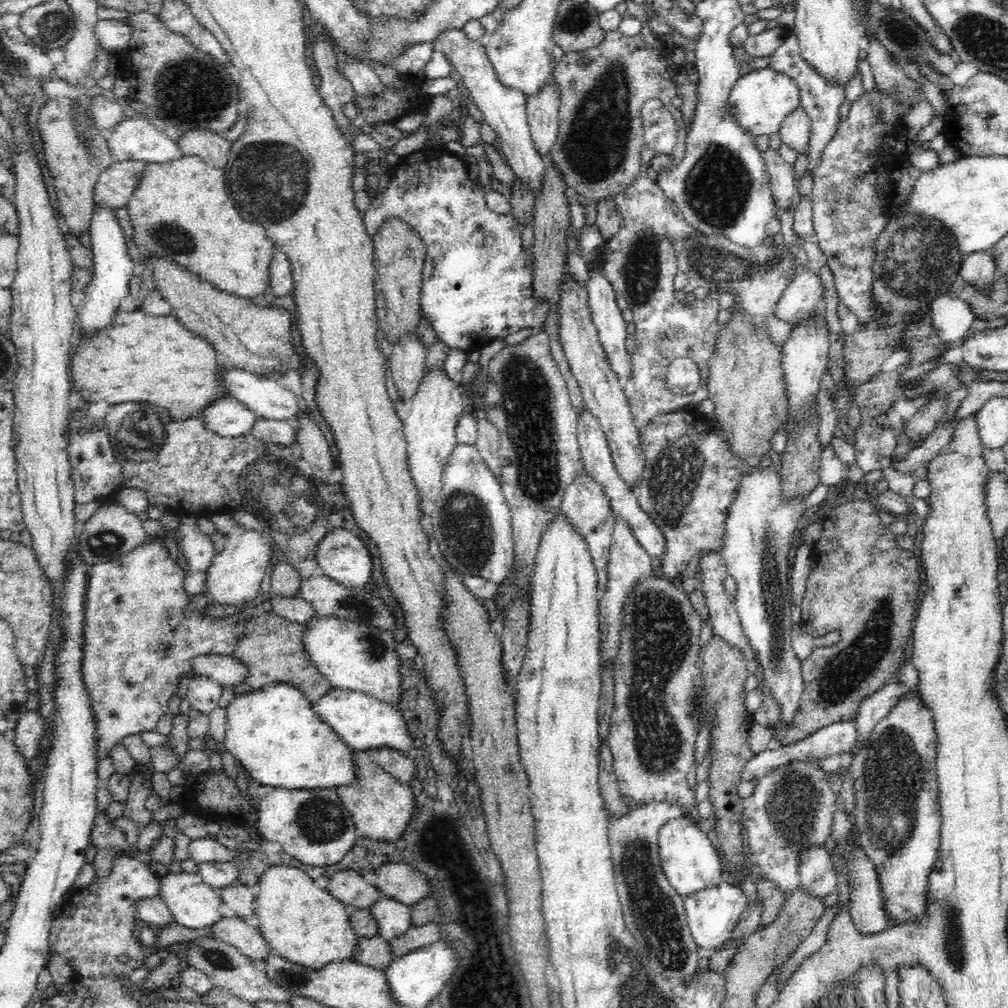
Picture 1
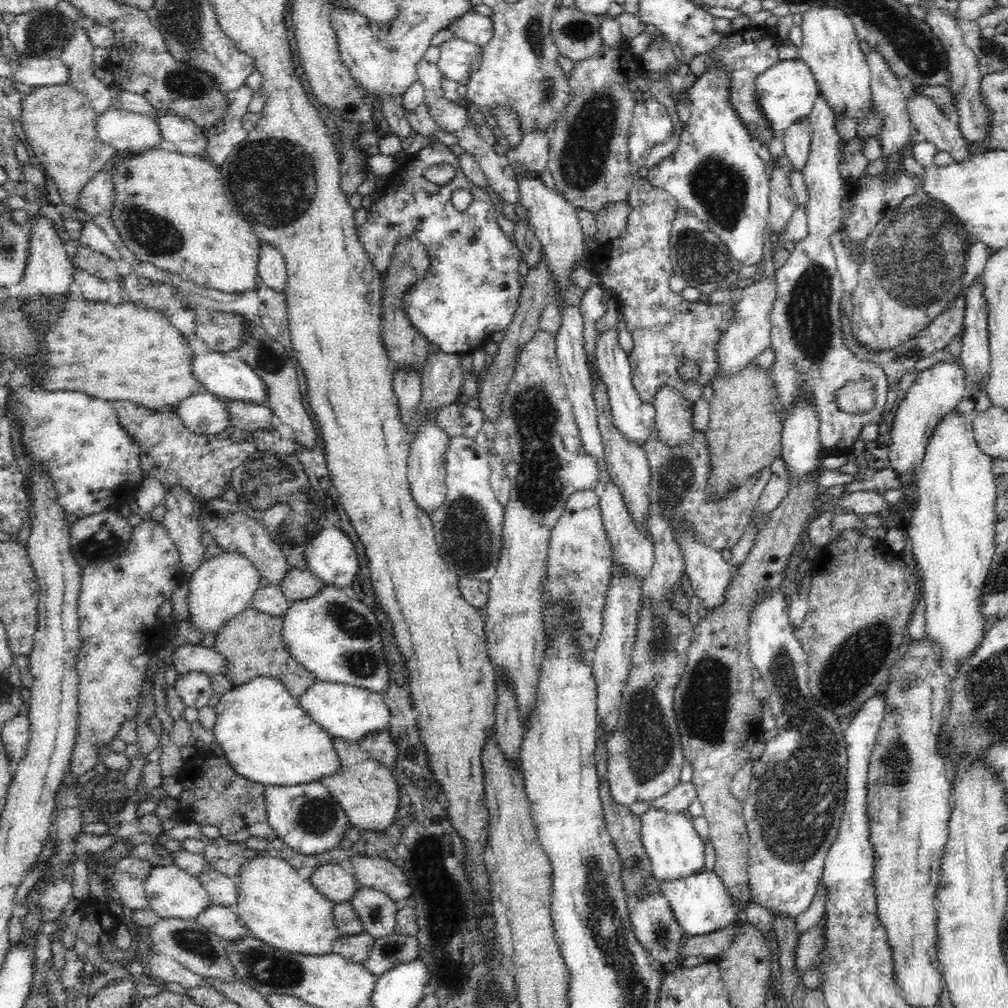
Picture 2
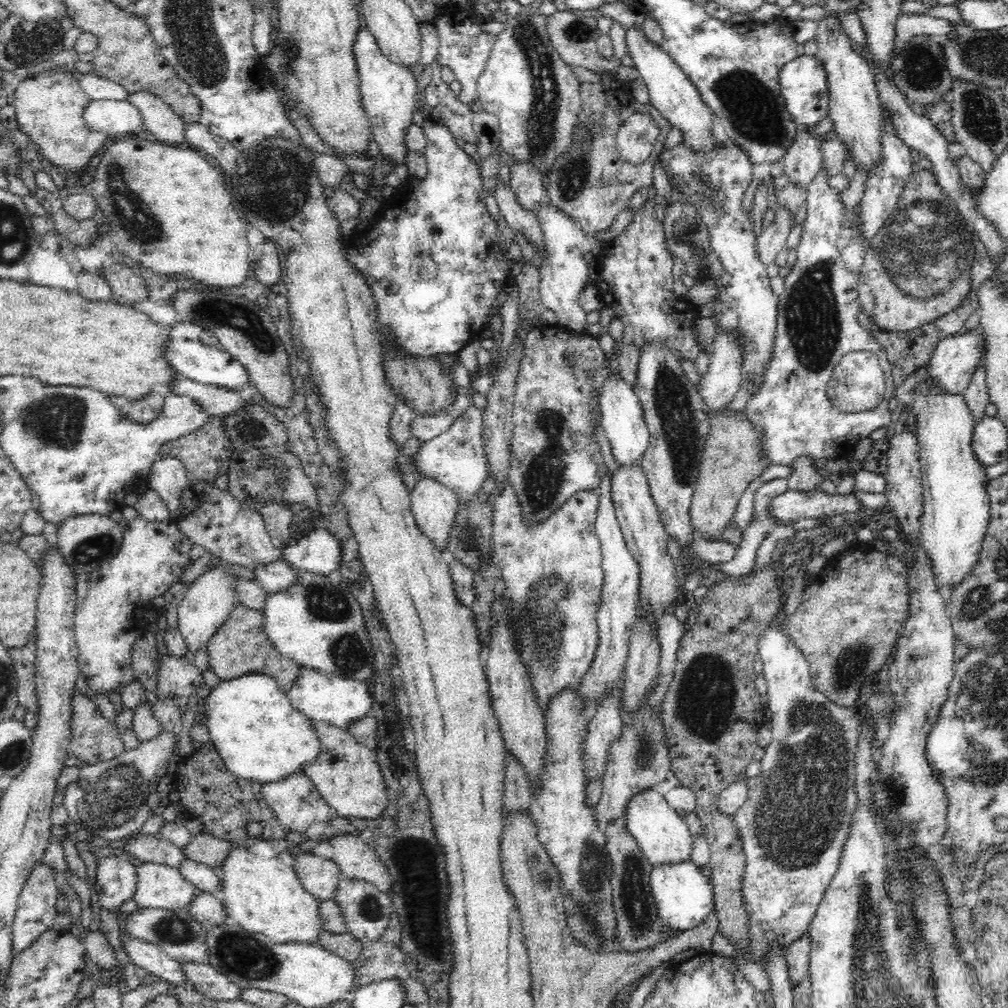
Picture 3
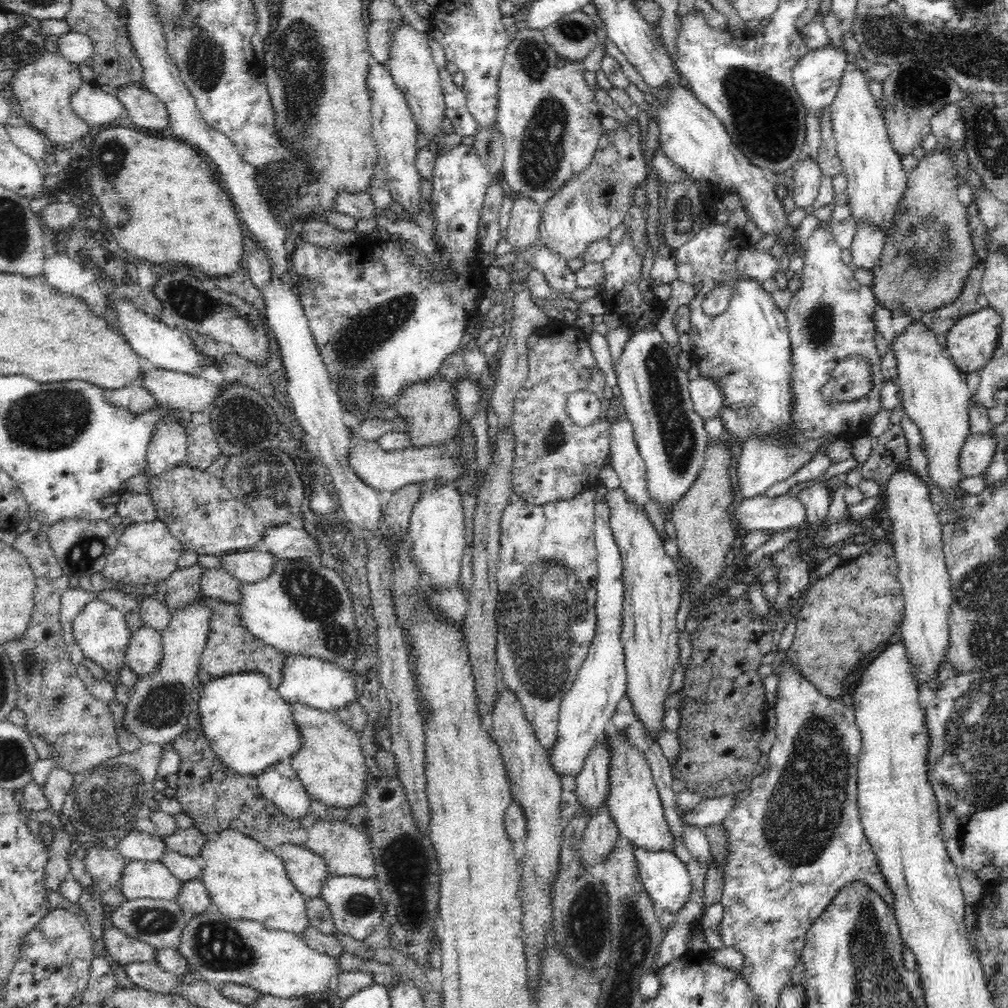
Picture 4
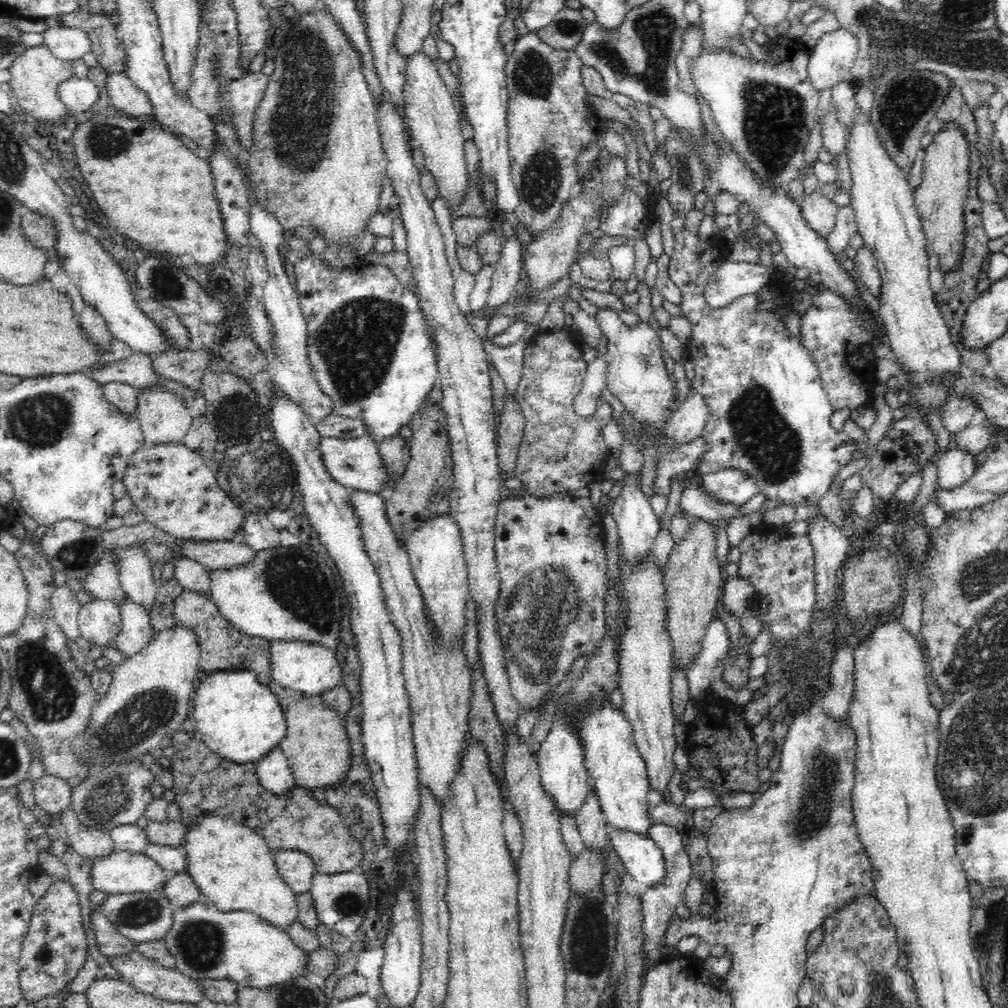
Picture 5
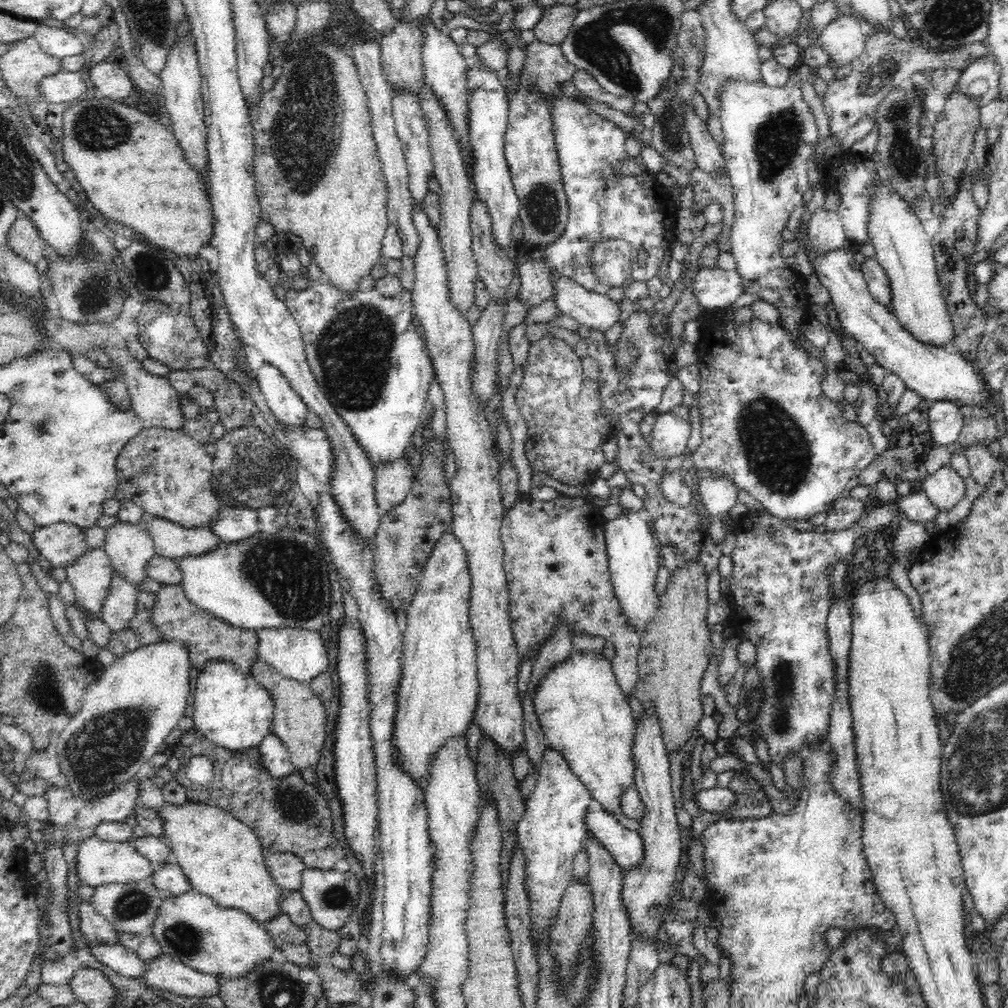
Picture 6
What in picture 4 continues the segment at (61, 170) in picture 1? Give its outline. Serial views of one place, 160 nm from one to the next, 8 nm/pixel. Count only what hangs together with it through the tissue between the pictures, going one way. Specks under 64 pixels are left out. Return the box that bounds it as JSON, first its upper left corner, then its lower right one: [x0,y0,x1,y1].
[11,50,88,148]

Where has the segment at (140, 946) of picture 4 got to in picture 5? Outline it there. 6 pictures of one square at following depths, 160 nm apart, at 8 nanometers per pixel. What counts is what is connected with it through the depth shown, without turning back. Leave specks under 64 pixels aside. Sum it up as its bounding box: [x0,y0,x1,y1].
[91,907,137,958]

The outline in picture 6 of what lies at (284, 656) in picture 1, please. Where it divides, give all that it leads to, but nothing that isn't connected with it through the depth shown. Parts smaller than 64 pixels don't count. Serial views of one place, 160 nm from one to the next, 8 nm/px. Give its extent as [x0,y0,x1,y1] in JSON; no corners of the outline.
[150,585,258,674]

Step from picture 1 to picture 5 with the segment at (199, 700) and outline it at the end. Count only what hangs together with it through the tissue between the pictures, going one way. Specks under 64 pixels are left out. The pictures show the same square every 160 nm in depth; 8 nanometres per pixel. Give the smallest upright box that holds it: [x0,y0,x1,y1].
[112,598,153,657]

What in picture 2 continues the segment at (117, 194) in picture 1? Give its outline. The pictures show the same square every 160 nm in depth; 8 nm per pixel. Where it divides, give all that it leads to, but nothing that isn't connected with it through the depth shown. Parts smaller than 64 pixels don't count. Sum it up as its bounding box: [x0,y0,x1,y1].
[78,168,115,216]

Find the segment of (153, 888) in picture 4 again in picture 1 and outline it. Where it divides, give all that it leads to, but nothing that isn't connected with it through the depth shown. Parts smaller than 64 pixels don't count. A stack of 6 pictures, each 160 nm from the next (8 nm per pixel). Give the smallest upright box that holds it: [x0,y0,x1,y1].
[158,872,224,928]

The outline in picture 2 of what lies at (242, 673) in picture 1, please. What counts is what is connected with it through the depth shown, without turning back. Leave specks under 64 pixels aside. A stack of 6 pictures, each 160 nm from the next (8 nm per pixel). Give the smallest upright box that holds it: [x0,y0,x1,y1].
[172,644,225,675]

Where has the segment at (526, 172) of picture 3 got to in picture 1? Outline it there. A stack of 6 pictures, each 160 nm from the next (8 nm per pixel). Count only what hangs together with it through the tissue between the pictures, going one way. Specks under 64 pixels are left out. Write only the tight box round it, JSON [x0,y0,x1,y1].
[526,74,560,156]

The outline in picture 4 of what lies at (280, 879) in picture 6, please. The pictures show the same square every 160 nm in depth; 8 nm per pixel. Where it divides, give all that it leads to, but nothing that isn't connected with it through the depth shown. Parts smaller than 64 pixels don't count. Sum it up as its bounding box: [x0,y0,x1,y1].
[271,844,330,900]

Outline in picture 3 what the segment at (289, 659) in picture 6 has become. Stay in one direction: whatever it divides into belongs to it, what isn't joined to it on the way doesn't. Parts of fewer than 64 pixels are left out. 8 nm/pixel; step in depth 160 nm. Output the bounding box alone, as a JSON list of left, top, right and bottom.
[286,667,373,729]

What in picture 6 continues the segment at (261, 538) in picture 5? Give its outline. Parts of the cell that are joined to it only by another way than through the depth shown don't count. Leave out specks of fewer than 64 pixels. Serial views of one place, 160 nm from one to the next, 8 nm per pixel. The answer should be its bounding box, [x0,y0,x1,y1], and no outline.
[209,505,260,543]

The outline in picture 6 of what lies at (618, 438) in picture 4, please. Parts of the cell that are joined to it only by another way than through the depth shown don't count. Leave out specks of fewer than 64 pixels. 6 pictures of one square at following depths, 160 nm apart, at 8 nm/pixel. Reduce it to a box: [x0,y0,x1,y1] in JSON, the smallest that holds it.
[603,508,659,634]

